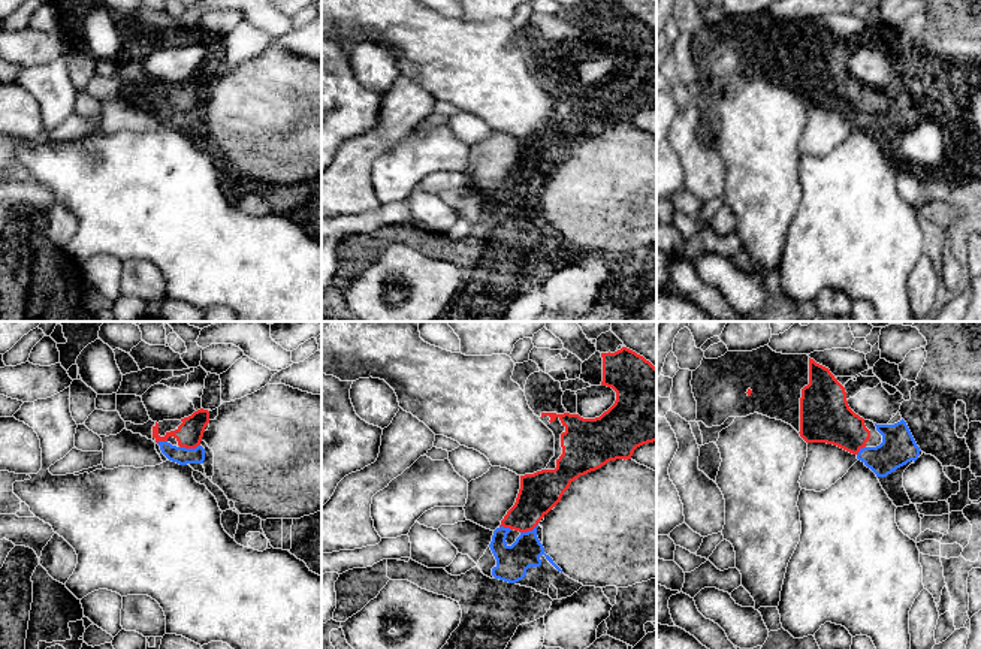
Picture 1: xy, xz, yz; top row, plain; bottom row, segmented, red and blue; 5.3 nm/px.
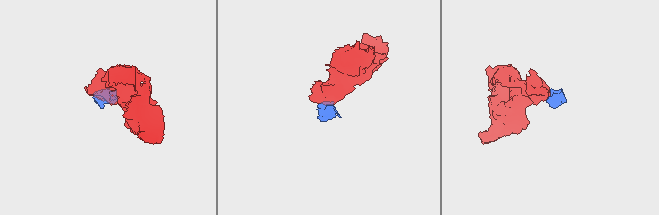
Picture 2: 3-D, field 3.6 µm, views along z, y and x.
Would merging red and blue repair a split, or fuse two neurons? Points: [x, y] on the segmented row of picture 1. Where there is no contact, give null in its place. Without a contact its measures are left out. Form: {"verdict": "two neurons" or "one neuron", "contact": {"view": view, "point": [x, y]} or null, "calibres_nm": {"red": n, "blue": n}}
{"verdict": "one neuron", "contact": {"view": "xy", "point": [189, 447]}, "calibres_nm": {"red": 140, "blue": 90}}

